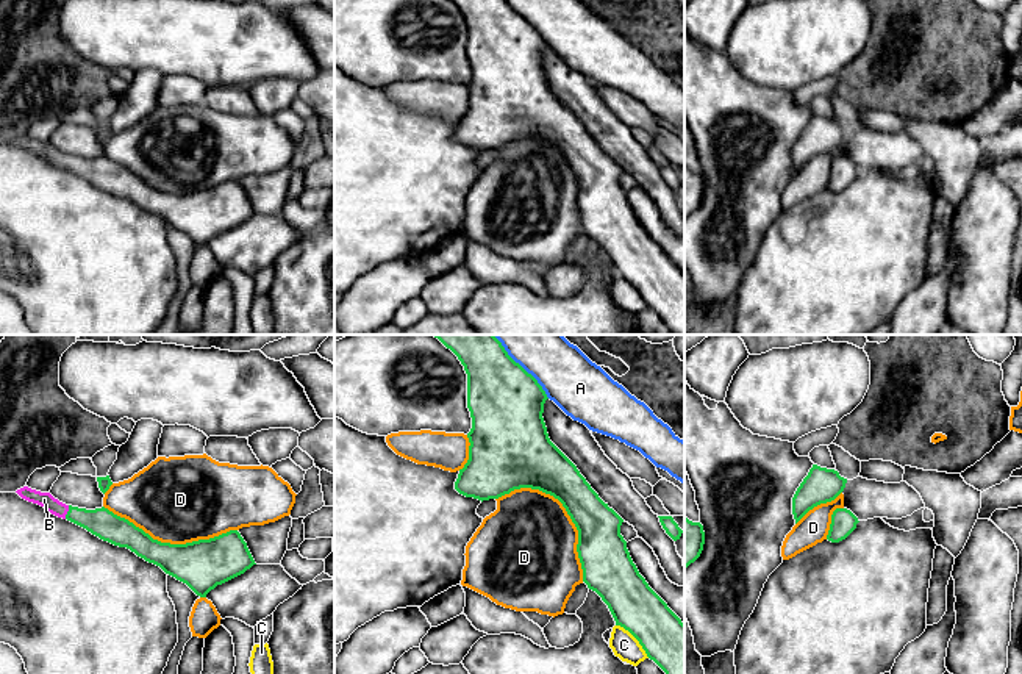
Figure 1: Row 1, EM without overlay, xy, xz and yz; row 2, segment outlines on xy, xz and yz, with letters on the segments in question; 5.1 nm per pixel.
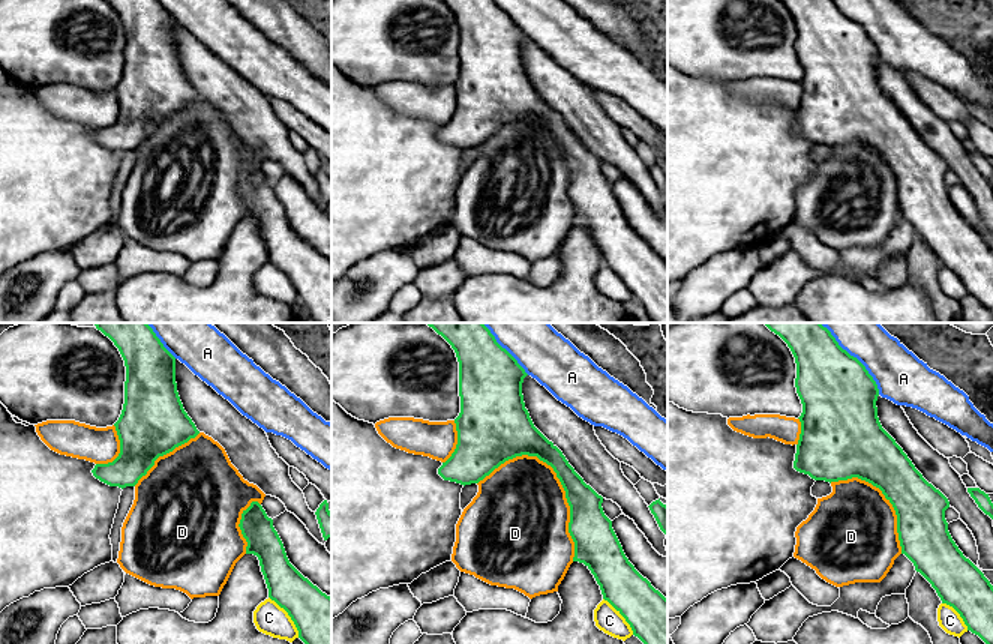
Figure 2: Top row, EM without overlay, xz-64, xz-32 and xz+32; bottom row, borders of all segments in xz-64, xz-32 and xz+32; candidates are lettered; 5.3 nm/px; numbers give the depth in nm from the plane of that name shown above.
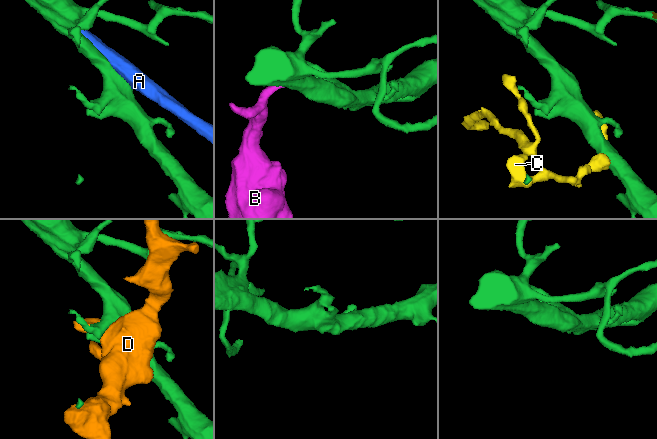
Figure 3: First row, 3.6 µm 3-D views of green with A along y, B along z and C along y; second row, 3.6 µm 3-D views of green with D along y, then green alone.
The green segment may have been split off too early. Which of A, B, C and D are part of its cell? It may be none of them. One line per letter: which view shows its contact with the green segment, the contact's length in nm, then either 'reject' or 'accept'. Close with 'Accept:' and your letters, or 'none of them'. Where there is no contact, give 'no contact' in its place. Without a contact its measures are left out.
A: xz | 440 nm | reject
B: xy | 80 nm | accept
C: xz | 240 nm | reject
D: xz | 600 nm | reject
Accept: B

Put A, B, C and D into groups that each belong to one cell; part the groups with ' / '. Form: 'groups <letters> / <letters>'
groups A / B / C / D

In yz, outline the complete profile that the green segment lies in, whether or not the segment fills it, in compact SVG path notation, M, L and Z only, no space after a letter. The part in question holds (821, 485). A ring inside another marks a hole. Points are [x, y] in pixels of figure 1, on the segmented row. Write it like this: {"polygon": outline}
{"polygon": "M813 464L792 497L795 524L814 507L834 500L845 488L847 479L838 471Z"}

